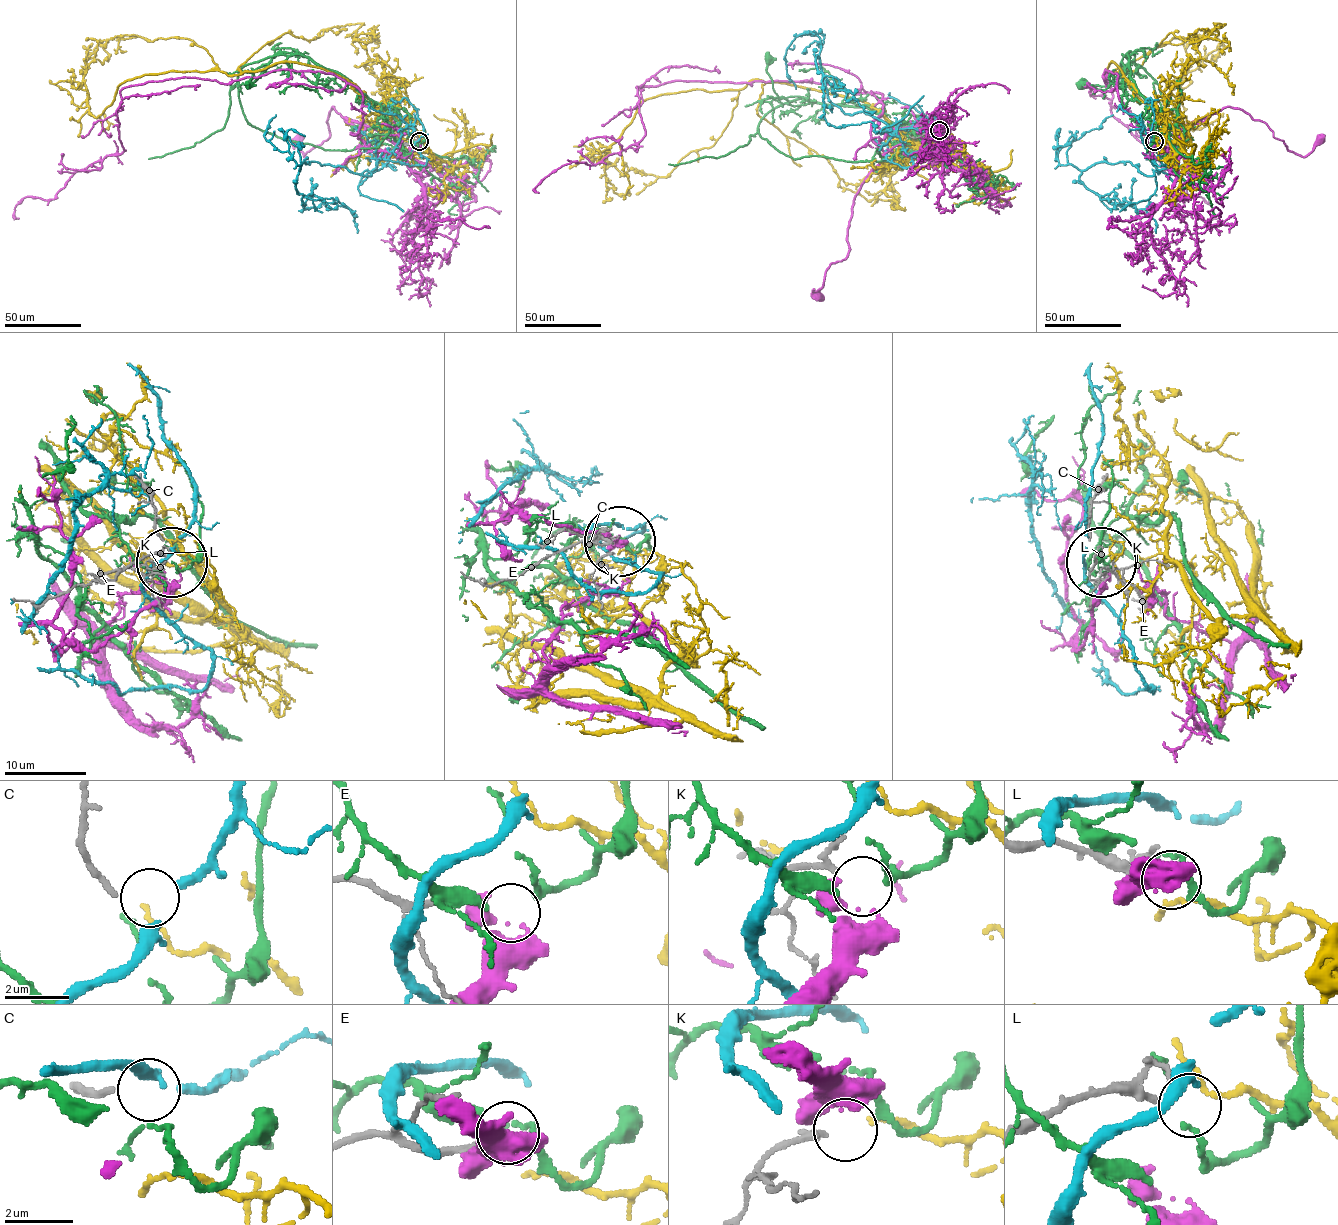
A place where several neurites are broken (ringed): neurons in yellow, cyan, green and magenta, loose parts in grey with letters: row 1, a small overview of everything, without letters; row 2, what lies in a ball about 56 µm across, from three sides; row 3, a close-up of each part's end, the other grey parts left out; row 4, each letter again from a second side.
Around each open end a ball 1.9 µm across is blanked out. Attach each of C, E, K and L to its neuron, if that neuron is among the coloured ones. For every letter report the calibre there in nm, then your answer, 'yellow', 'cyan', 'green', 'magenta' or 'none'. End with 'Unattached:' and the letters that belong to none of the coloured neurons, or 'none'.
C: 180 nm | cyan
E: 160 nm | none
K: 150 nm | none
L: 200 nm | yellow
Unattached: E, K

